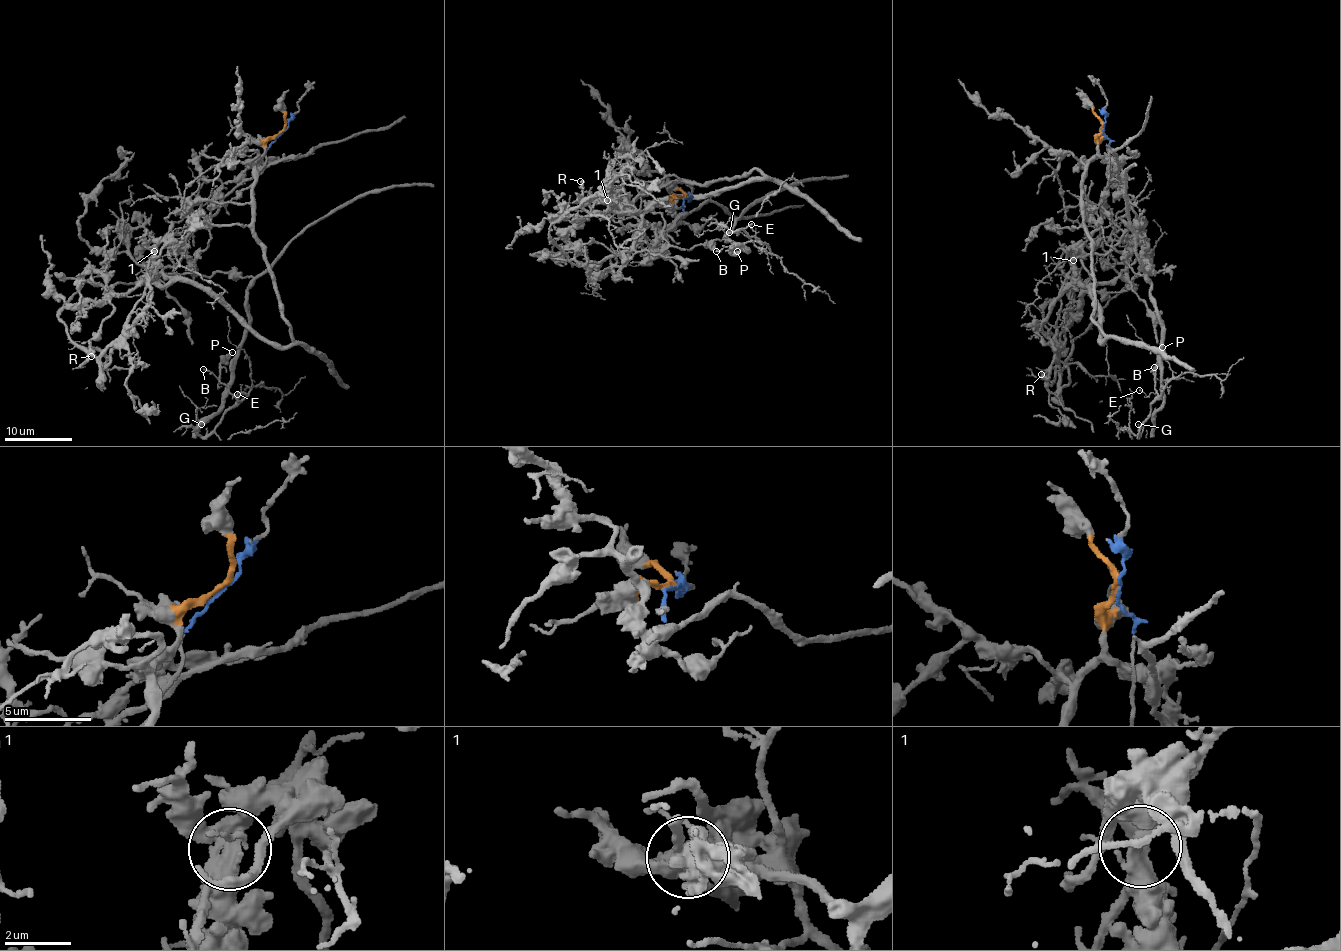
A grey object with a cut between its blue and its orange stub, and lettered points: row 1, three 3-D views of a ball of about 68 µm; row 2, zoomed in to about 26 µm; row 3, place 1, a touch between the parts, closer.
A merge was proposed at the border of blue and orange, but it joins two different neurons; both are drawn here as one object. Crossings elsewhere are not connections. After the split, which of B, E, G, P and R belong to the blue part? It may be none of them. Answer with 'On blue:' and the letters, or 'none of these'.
On blue: B, E, G, P

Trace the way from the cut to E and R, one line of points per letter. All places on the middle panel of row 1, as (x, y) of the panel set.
E: (685, 198), (682, 207), (652, 204), (675, 246), (725, 235), (745, 248), (732, 247), (754, 238), (750, 224)
R: (685, 198), (674, 196), (675, 224), (652, 243), (626, 205), (591, 211), (580, 180)

